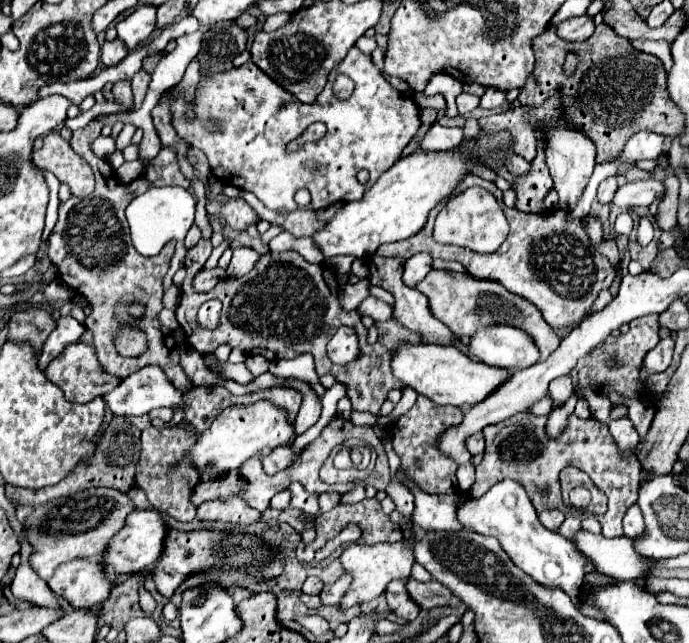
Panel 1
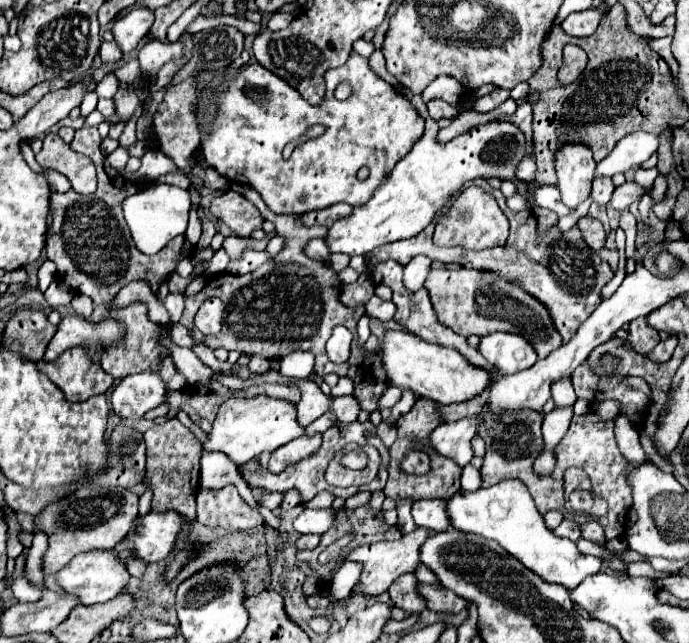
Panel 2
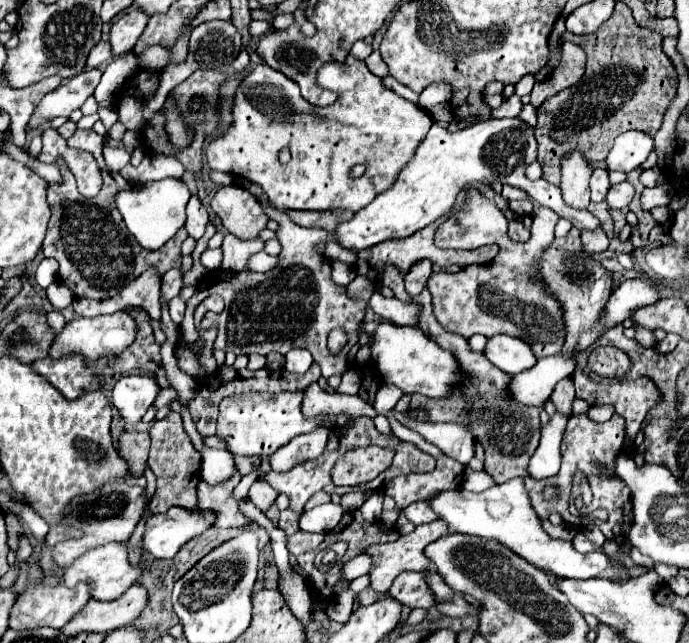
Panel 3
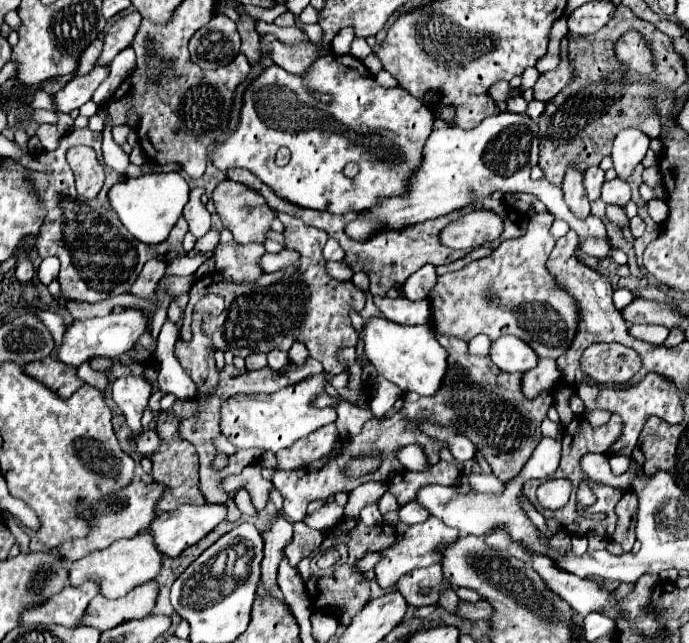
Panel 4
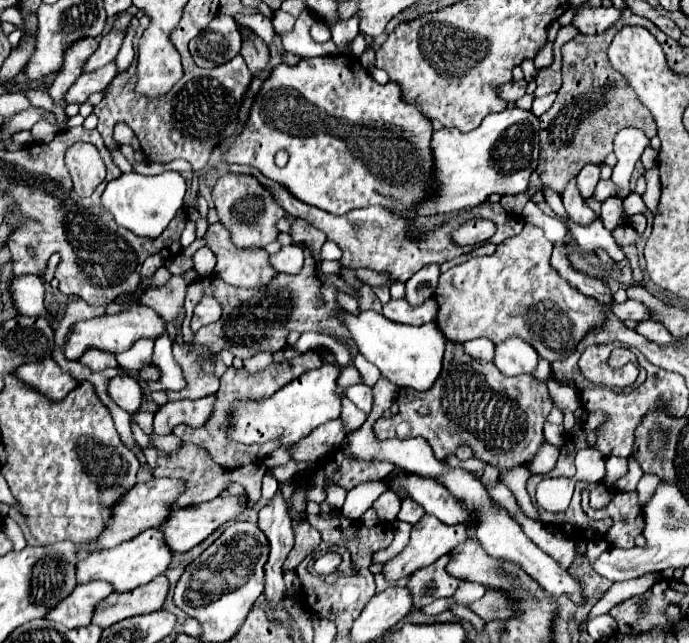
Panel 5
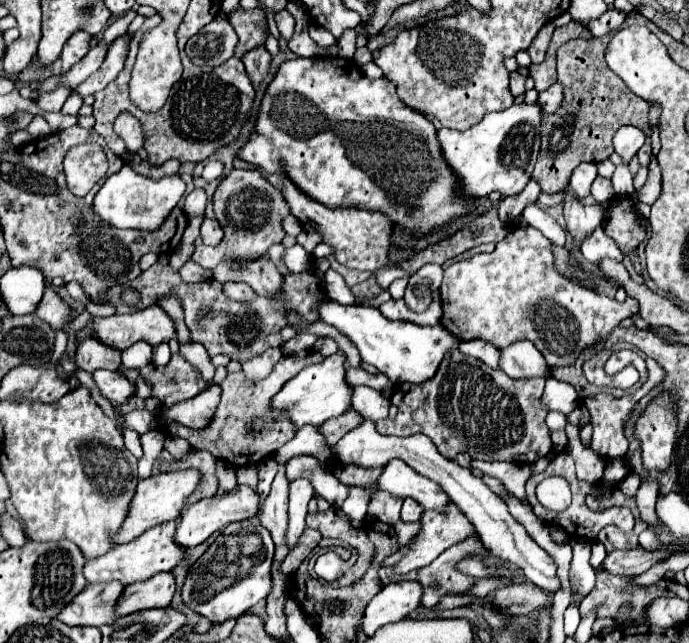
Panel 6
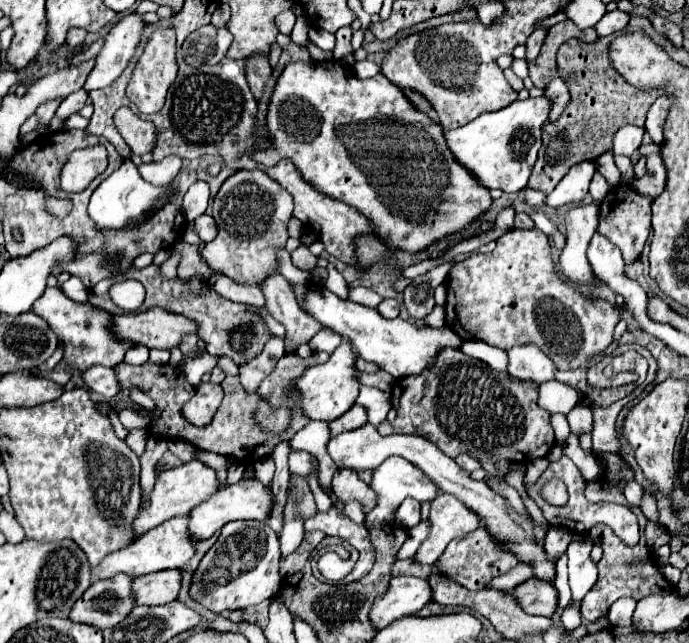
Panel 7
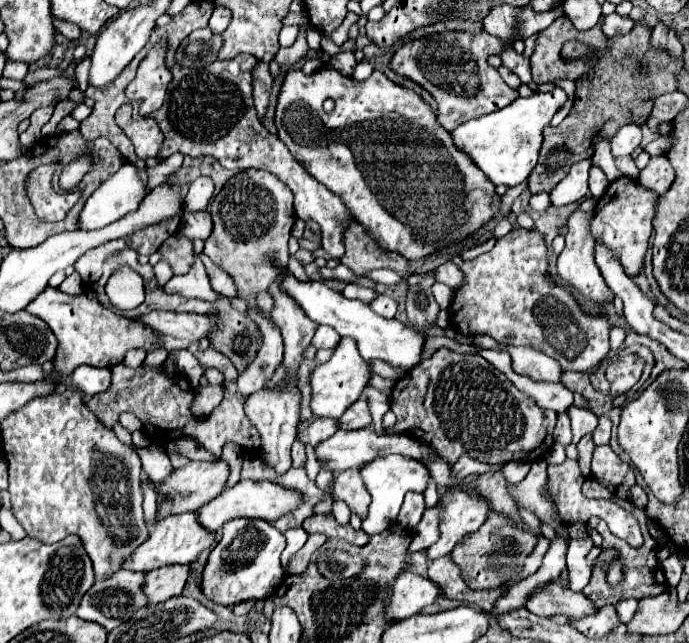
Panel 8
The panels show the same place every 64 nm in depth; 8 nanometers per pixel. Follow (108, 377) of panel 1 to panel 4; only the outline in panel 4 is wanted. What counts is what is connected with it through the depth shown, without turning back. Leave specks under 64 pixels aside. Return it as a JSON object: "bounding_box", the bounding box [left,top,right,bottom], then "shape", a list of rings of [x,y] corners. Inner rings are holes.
{"bounding_box":[24,356,84,398],"shape":[[[48,356],[46,360],[32,362],[24,366],[24,372],[44,384],[48,390],[58,394],[60,398],[70,398],[84,382],[76,376],[76,366],[68,366],[54,356]]]}

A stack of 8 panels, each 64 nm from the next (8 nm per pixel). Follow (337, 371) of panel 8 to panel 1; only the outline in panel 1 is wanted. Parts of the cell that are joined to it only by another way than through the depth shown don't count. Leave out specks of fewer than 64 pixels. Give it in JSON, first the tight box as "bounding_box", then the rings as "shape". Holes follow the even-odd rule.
{"bounding_box":[190,400,296,472],"shape":[[[258,400],[256,404],[248,404],[248,406],[224,408],[224,412],[216,416],[212,426],[200,434],[196,446],[190,450],[190,458],[198,472],[202,472],[208,462],[216,464],[216,472],[228,472],[240,468],[244,460],[252,458],[254,454],[260,454],[264,448],[274,450],[294,438],[296,438],[296,430],[288,420],[288,412],[284,412],[284,408],[276,408],[274,404],[268,404],[268,400]]]}

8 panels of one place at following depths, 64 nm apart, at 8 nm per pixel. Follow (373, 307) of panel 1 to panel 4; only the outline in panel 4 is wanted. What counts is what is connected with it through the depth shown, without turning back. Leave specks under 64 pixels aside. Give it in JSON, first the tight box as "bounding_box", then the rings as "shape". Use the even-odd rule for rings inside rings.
{"bounding_box":[374,296,432,324],"shape":[[[374,296],[376,306],[380,308],[382,316],[396,324],[426,324],[432,320],[432,304],[430,300],[410,302],[408,298],[380,298]]]}

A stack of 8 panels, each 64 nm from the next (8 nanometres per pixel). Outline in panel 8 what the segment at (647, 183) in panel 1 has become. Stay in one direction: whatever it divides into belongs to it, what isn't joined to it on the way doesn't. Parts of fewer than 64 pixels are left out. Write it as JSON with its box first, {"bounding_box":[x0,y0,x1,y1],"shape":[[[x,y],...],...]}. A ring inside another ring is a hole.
{"bounding_box":[590,166,608,198],"shape":[[[592,166],[590,168],[590,194],[594,198],[600,198],[606,192],[606,186],[608,186],[606,174],[598,166]]]}

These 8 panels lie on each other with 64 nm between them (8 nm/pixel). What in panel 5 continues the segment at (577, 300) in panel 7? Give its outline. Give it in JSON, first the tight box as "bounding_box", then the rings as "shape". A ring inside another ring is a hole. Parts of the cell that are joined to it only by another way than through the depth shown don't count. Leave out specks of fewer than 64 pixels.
{"bounding_box":[434,224,648,364],"shape":[[[526,224],[518,236],[512,236],[496,246],[492,256],[474,256],[448,272],[440,274],[434,298],[438,302],[436,324],[452,342],[468,342],[474,338],[488,338],[500,344],[508,338],[522,338],[540,354],[540,358],[554,364],[570,356],[580,340],[590,330],[604,324],[606,310],[618,320],[648,320],[646,306],[636,300],[624,304],[600,304],[592,296],[576,292],[552,266],[552,242],[546,240],[540,228]]]}

